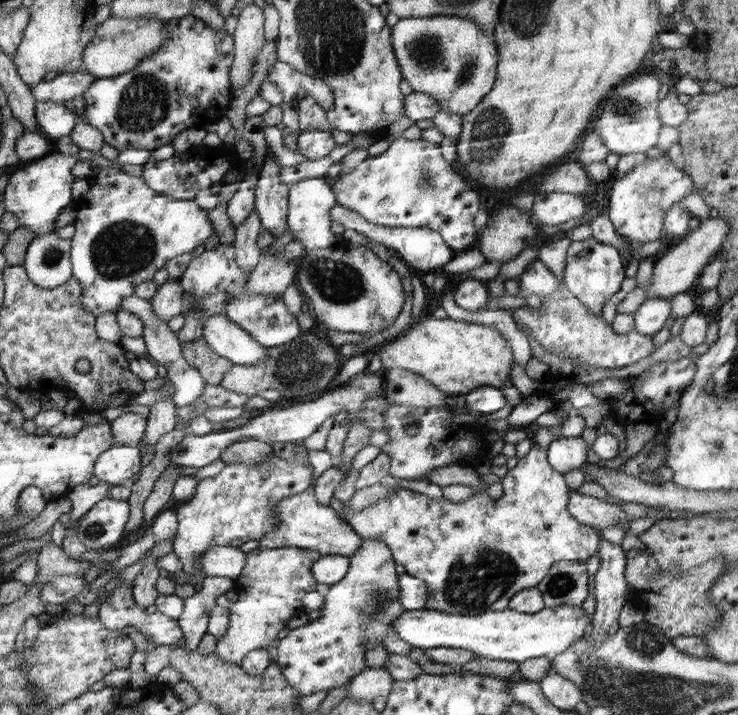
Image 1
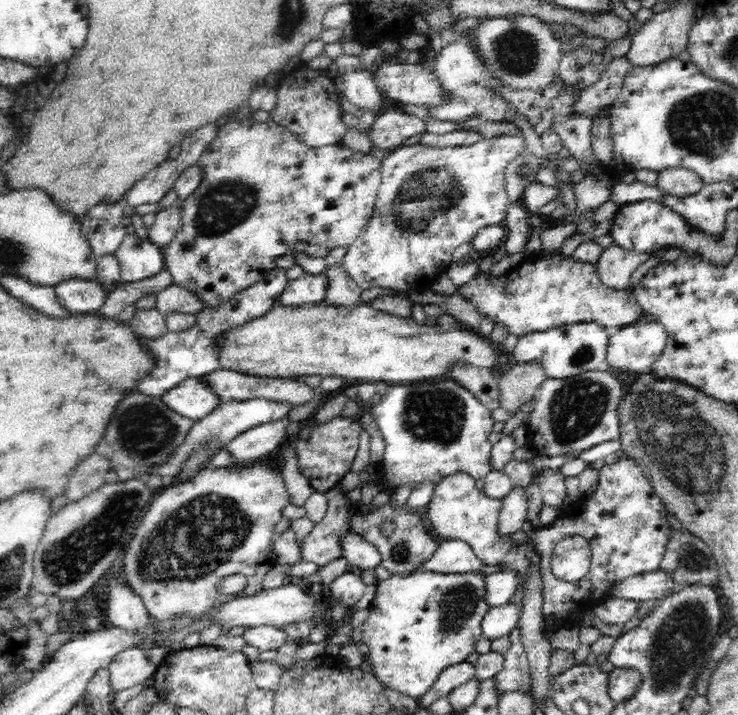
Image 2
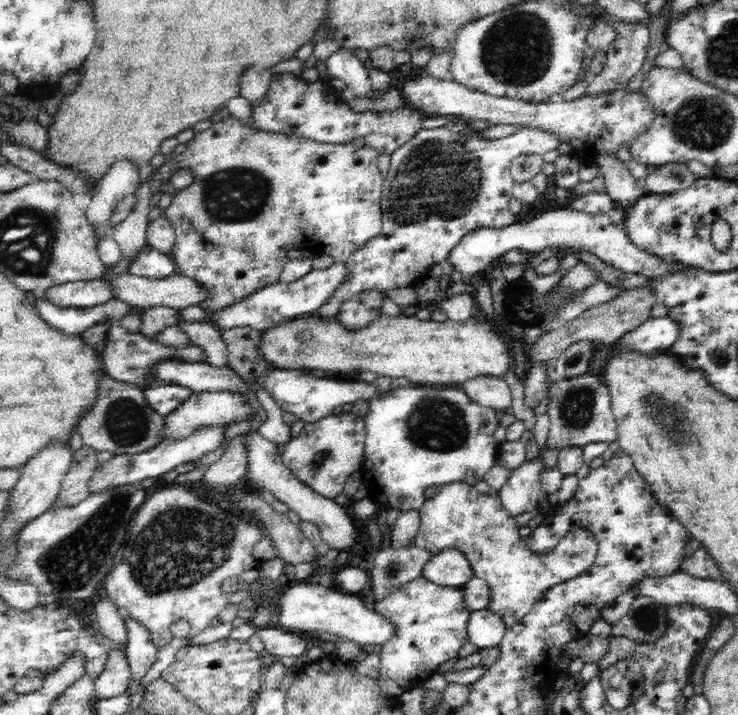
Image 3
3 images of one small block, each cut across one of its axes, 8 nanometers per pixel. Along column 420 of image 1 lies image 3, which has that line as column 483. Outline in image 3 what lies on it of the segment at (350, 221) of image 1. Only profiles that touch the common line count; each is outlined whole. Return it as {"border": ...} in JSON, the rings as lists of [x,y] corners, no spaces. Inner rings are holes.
{"border":[[[569,205],[568,208],[560,208],[560,210],[550,210],[550,212],[544,212],[540,216],[536,216],[529,222],[515,223],[505,228],[484,228],[477,229],[469,234],[466,234],[458,244],[454,246],[454,250],[450,252],[450,256],[447,258],[448,262],[453,266],[453,270],[456,272],[456,277],[460,275],[469,275],[474,279],[480,277],[491,271],[501,260],[502,256],[507,252],[518,249],[524,253],[537,254],[549,249],[560,249],[561,247],[570,247],[571,249],[580,249],[596,255],[603,262],[622,270],[622,272],[630,272],[630,274],[640,274],[640,276],[646,276],[650,281],[652,278],[660,278],[662,274],[670,274],[670,270],[678,270],[674,266],[668,266],[668,262],[664,258],[647,254],[644,250],[638,249],[625,234],[622,224],[612,224],[610,217],[613,215],[606,214],[587,214],[586,212],[579,212],[573,210]]]}

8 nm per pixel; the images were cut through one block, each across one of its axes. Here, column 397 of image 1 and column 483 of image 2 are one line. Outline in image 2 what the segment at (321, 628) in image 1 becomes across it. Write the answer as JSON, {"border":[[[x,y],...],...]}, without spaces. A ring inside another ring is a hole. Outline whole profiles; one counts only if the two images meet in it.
{"border":[[[421,568],[416,570],[416,572],[410,573],[410,575],[401,577],[400,575],[390,575],[389,578],[379,581],[376,585],[375,597],[372,600],[369,609],[369,617],[366,622],[361,626],[362,630],[362,640],[363,643],[368,645],[370,651],[363,658],[363,661],[370,663],[372,665],[372,674],[380,682],[384,683],[386,687],[400,692],[413,699],[418,699],[422,697],[428,690],[434,685],[434,682],[437,682],[437,679],[441,677],[441,673],[446,668],[450,666],[455,666],[464,662],[467,662],[469,659],[475,657],[475,647],[476,642],[480,640],[482,636],[481,629],[481,620],[489,612],[490,606],[486,603],[486,574],[482,572],[467,572],[464,574],[438,574],[435,572],[424,571]]]}

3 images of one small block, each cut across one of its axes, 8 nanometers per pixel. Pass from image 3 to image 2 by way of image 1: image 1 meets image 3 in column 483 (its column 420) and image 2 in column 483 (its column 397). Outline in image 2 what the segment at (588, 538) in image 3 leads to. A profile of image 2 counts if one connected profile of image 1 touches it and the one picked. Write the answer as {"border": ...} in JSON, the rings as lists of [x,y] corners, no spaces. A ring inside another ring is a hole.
{"border":[[[454,473],[446,475],[438,481],[432,500],[426,504],[426,517],[429,518],[430,526],[438,539],[458,539],[468,543],[477,557],[484,564],[495,565],[503,563],[502,569],[516,569],[518,573],[518,590],[510,598],[510,602],[523,607],[523,590],[529,577],[529,560],[527,550],[523,545],[515,545],[510,537],[499,536],[498,521],[502,501],[486,496],[483,489],[476,485],[477,480],[469,474]]]}

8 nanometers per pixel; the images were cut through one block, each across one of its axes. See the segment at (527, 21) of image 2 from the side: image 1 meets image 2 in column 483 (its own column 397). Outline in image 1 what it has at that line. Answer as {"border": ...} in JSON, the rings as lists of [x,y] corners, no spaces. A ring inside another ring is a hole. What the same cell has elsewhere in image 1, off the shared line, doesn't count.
{"border":[[[458,14],[403,18],[394,25],[394,49],[413,92],[432,95],[442,111],[466,115],[494,88],[499,50],[475,19]]]}

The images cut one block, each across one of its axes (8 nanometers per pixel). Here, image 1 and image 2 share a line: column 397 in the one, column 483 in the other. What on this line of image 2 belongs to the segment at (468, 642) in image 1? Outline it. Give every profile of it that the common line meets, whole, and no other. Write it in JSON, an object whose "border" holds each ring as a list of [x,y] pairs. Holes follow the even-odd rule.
{"border":[[[515,603],[490,607],[489,612],[481,620],[482,633],[491,641],[510,634],[518,626],[521,610]]]}

